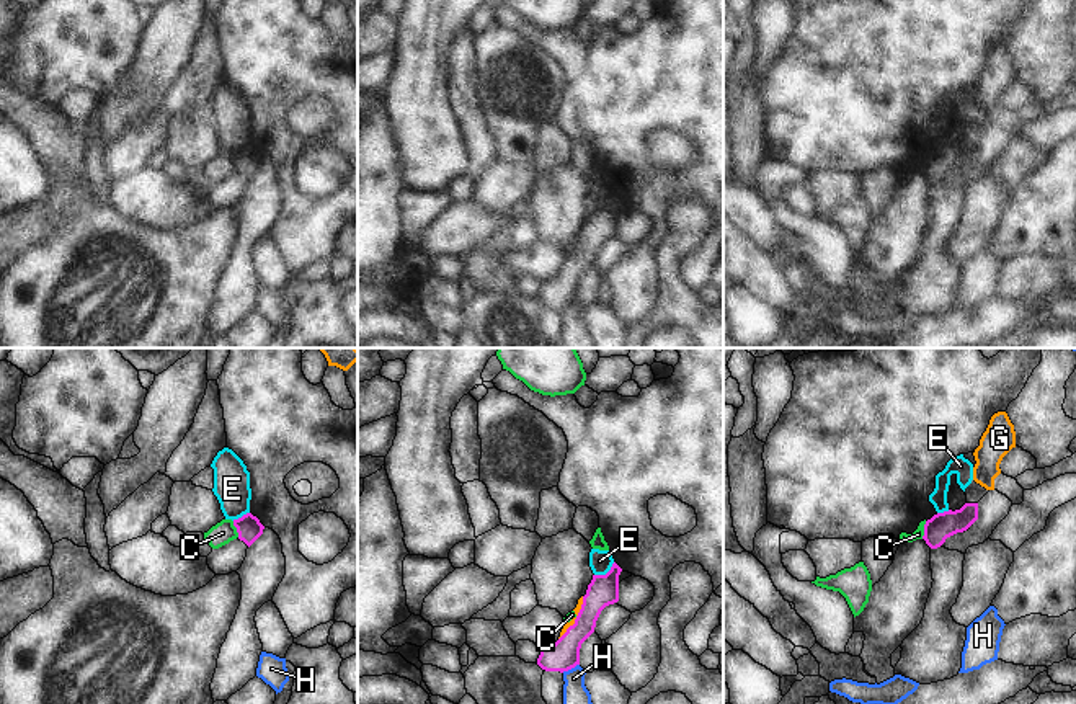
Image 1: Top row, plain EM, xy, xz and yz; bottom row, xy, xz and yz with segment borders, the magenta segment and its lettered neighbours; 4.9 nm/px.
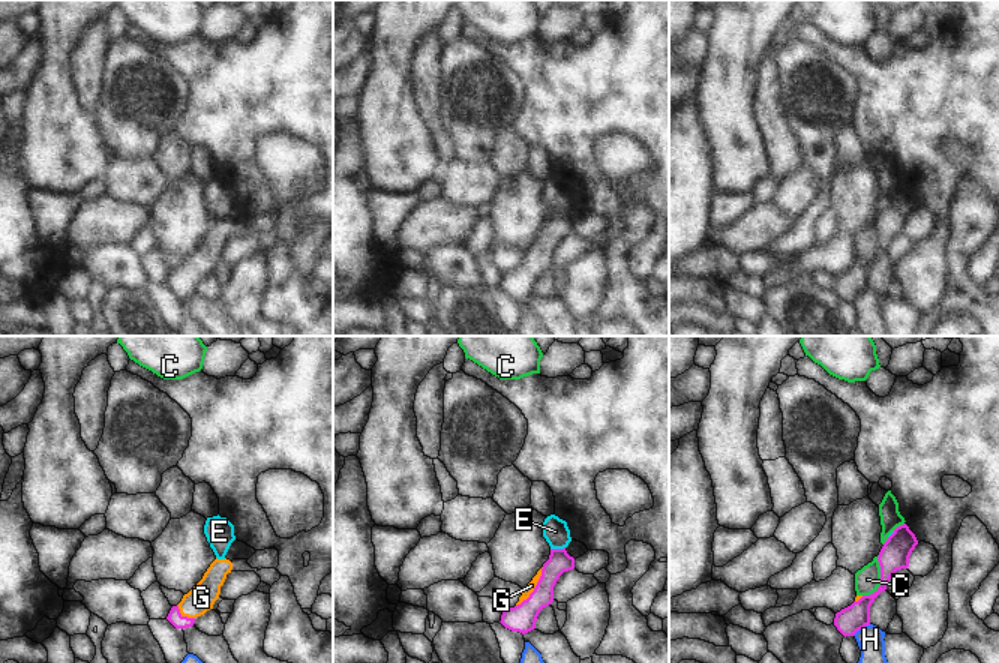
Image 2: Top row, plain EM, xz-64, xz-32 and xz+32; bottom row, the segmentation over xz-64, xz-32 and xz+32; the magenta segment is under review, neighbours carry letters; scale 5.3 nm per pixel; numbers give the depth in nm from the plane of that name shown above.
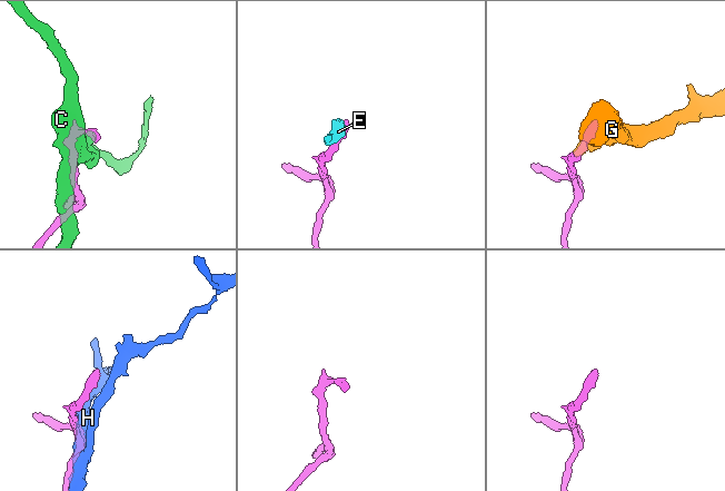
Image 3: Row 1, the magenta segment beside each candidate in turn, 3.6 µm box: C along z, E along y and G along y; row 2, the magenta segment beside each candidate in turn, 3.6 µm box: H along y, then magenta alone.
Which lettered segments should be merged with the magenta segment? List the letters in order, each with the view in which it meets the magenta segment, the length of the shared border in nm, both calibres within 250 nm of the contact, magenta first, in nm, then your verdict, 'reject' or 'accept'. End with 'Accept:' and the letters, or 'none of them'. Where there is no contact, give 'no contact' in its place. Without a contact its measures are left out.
C: meets magenta in yz; contact 90 nm long; 130 nm thick on the magenta side, 50 nm on the other; reject
E: meets magenta in xz; contact 120 nm long; 150 nm thick on the magenta side, 110 nm on the other; reject
G: meets magenta in xz; contact 240 nm long; 150 nm thick on the magenta side, 20 nm on the other; accept
H: meets magenta in xz; contact 100 nm long; 150 nm thick on the magenta side, 160 nm on the other; reject
Accept: G

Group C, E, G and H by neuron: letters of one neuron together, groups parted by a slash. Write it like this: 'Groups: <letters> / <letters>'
Groups: C / E / G / H.

